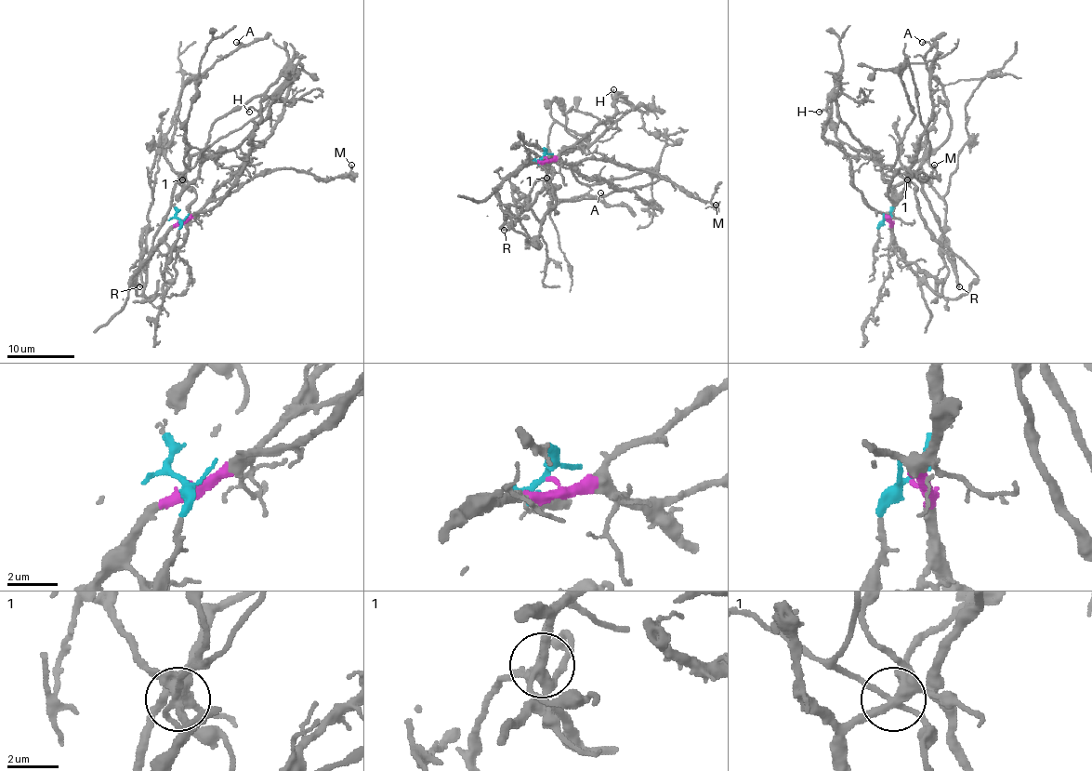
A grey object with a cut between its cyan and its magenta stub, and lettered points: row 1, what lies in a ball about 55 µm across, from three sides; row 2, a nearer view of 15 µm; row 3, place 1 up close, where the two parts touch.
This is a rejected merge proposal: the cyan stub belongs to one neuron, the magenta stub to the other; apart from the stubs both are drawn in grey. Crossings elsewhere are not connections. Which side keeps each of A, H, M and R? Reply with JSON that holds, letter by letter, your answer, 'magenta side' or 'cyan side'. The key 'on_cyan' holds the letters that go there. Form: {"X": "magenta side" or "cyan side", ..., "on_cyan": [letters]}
{"A": "cyan side", "H": "magenta side", "M": "magenta side", "R": "cyan side", "on_cyan": ["A", "R"]}

